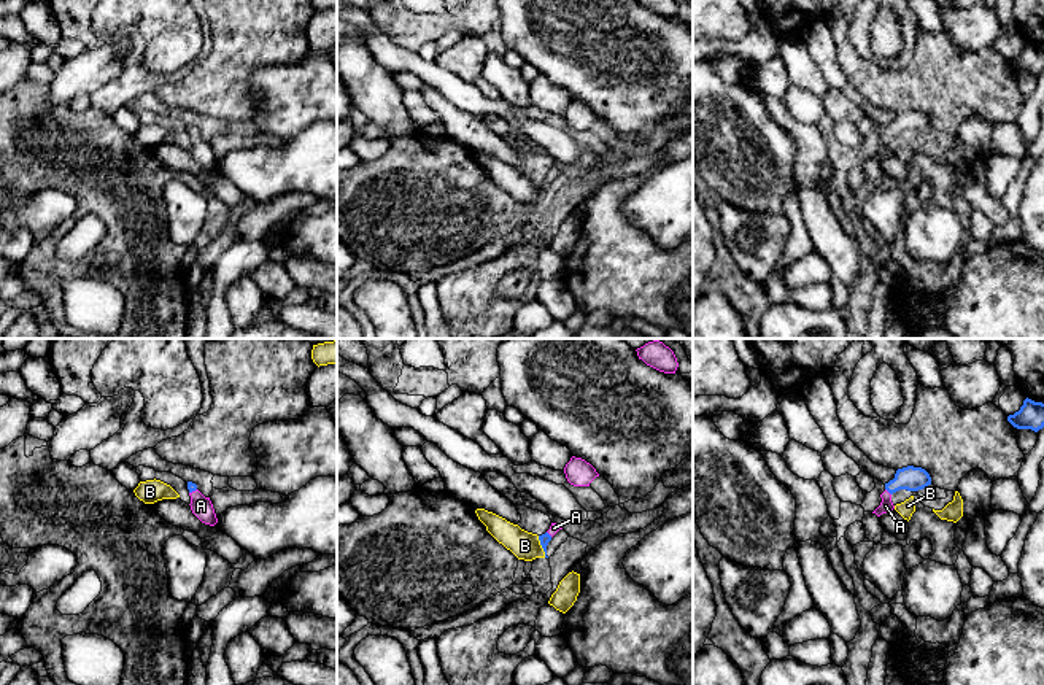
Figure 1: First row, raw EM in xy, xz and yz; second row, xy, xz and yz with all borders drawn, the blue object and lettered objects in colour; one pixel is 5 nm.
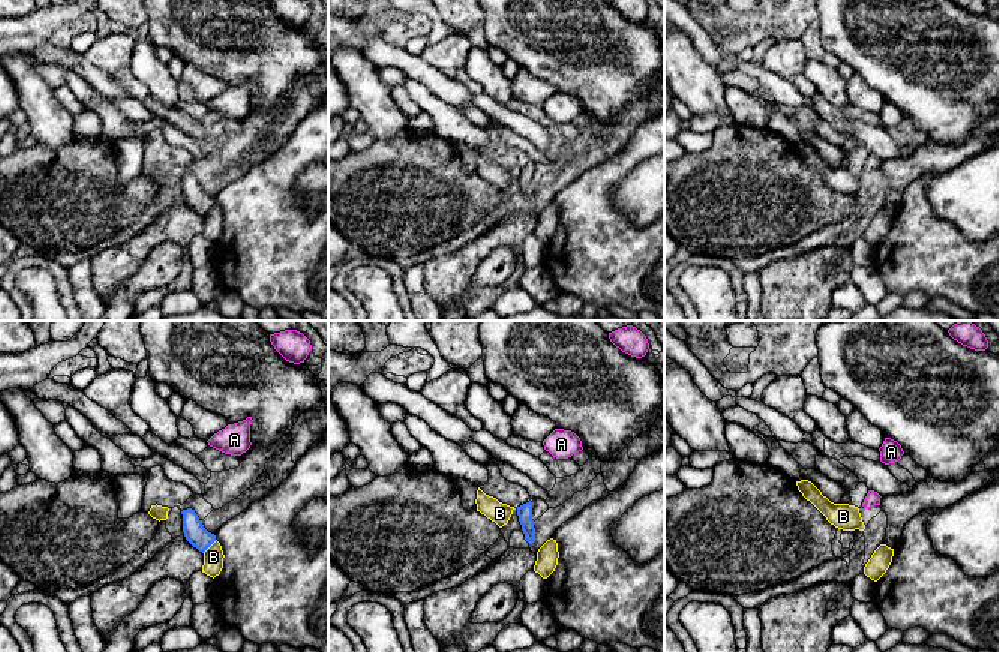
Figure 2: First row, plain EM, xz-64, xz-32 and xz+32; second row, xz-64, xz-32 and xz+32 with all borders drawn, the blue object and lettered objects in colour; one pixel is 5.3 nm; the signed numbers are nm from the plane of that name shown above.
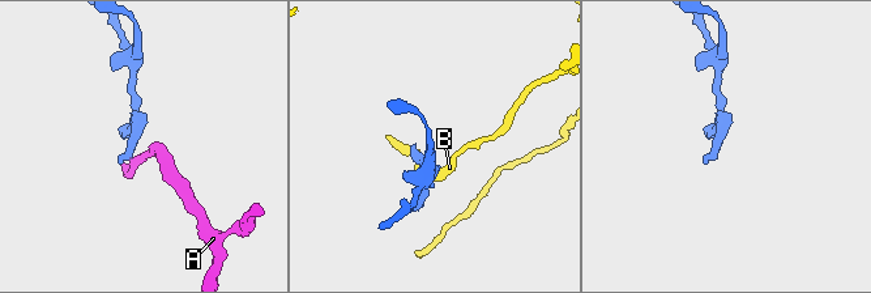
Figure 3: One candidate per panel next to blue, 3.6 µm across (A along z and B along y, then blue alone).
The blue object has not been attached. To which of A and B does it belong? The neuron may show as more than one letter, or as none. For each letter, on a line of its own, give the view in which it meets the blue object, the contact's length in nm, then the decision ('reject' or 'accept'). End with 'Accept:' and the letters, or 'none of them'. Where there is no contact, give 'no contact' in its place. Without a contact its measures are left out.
A: meets blue in yz; contact 50 nm long; accept
B: meets blue in xz; contact 120 nm long; reject
Accept: A

